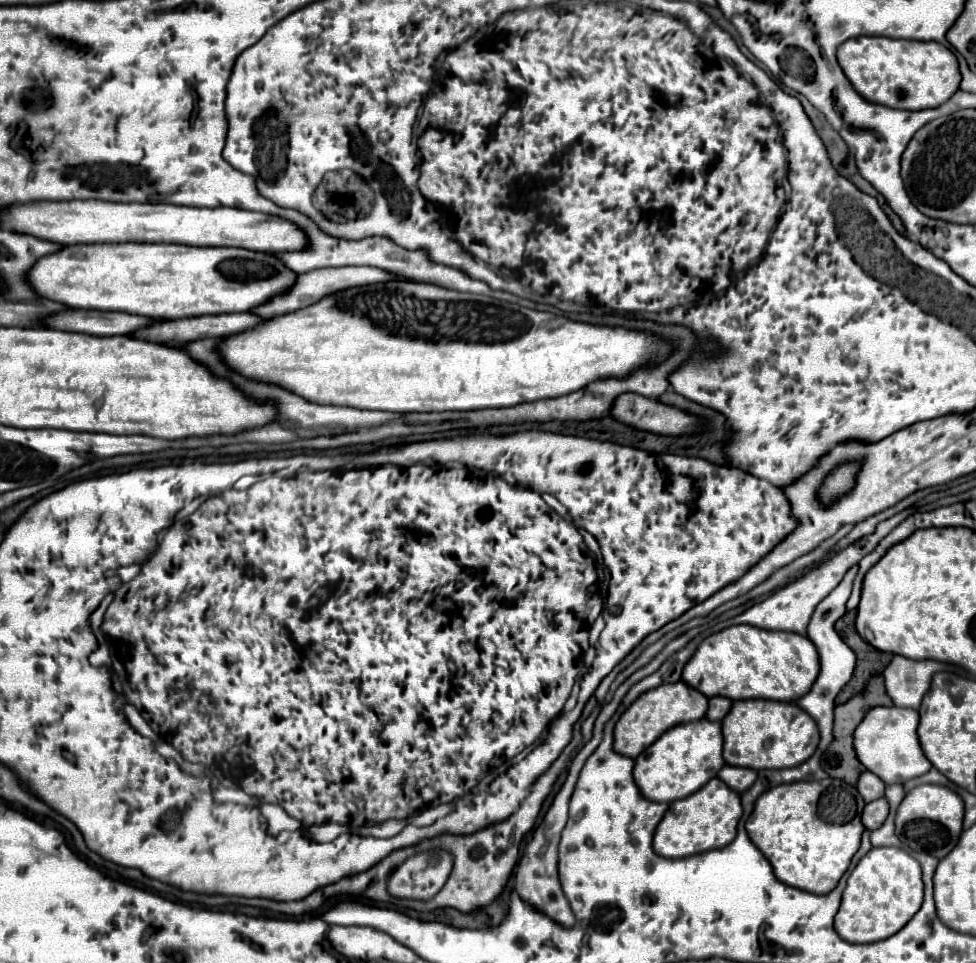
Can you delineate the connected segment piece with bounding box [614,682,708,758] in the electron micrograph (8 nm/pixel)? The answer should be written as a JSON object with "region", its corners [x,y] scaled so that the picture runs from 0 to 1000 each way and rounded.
{"region":[[[699,708],[678,710],[670,717],[664,717],[658,723],[654,723],[654,727],[631,750],[629,781],[643,785],[643,787],[652,787],[658,779],[662,779],[684,756],[691,756],[699,750],[717,748],[717,746],[721,746],[723,737],[725,737],[725,725],[719,723],[715,717],[699,710]]]}

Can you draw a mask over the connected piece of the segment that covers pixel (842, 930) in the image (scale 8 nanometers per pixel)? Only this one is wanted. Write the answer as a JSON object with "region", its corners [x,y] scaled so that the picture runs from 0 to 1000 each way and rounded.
{"region":[[[893,881],[869,910],[861,945],[855,953],[859,972],[875,980],[891,980],[922,968],[945,941],[943,897],[922,881]]]}

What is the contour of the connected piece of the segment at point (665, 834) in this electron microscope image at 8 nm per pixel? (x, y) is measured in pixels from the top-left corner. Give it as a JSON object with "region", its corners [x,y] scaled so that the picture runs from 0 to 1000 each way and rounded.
{"region":[[[730,808],[721,818],[705,829],[689,833],[670,866],[670,885],[680,891],[705,891],[723,883],[746,879],[754,870],[754,858],[760,847],[758,827],[748,822],[740,810]]]}

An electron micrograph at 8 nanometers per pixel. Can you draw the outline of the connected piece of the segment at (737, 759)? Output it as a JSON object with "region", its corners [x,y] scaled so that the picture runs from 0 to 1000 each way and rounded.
{"region":[[[791,727],[752,729],[750,737],[740,748],[740,764],[742,791],[773,800],[814,798],[834,783],[840,768],[836,750],[824,737],[820,737],[816,731]]]}

